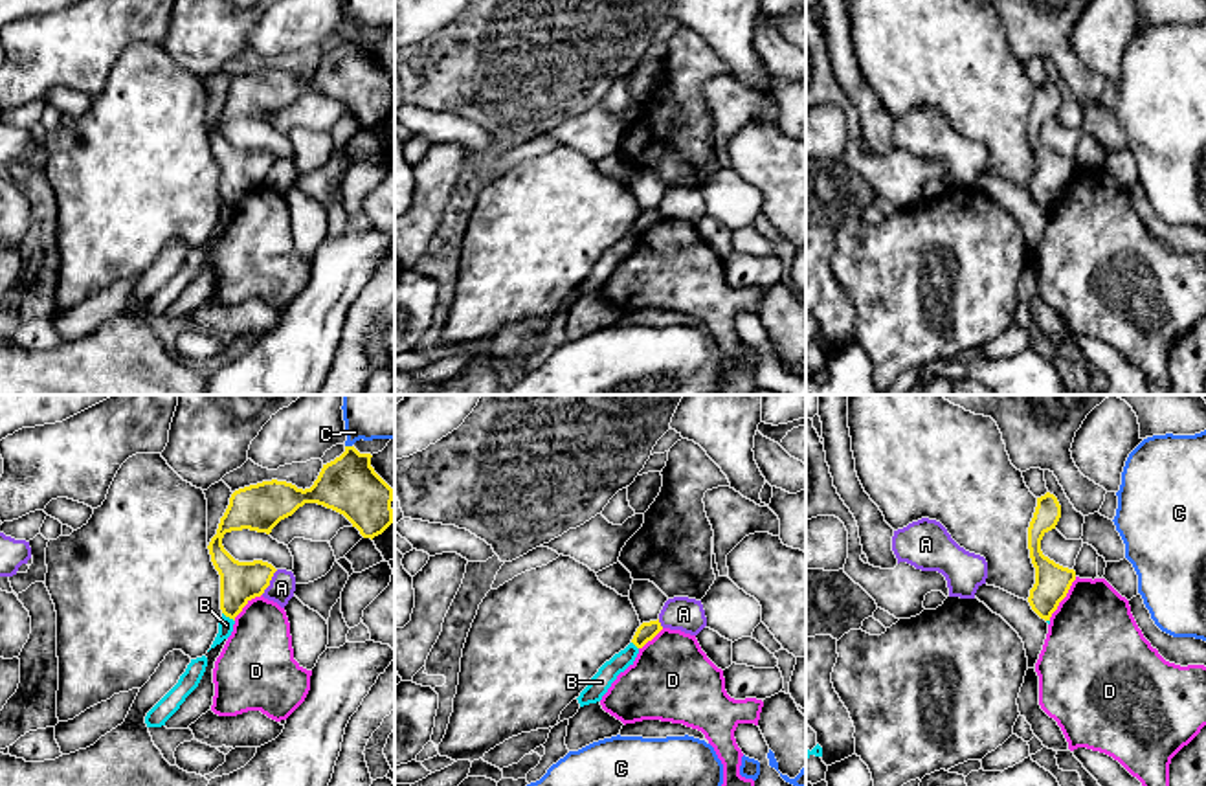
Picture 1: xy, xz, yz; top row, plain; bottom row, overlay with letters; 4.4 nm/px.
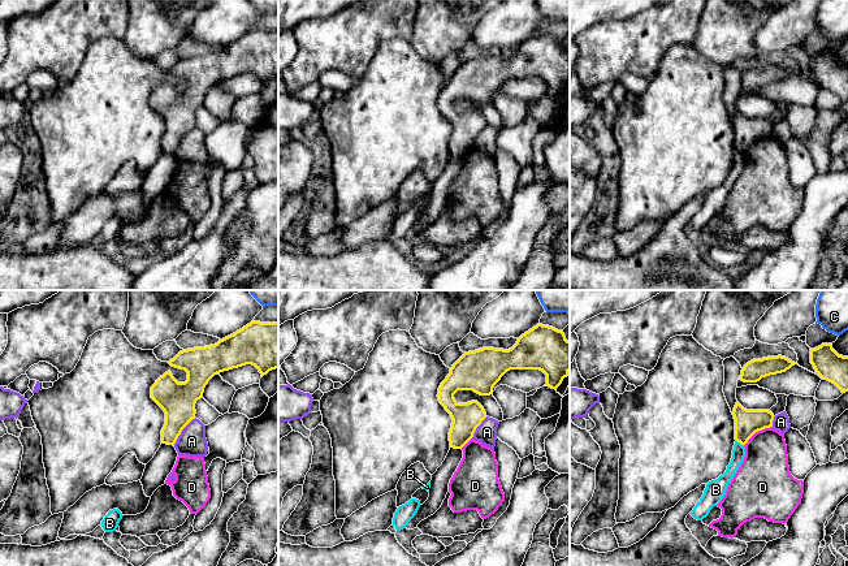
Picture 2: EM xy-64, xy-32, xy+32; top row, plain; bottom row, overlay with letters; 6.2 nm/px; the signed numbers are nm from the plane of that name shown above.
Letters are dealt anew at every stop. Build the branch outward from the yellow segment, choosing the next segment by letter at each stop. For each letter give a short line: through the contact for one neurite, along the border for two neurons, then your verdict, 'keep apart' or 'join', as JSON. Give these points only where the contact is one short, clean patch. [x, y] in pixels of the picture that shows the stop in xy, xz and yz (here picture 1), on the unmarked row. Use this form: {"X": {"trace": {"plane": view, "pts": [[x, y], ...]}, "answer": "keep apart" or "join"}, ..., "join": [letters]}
{"A": {"answer": "keep apart"}, "B": {"trace": {"plane": "xy", "pts": [[223, 201], [234, 210]]}, "answer": "keep apart"}, "C": {"answer": "keep apart"}, "D": {"trace": {"plane": "yz", "pts": [[1076, 166], [1049, 208]]}, "answer": "keep apart"}, "join": []}

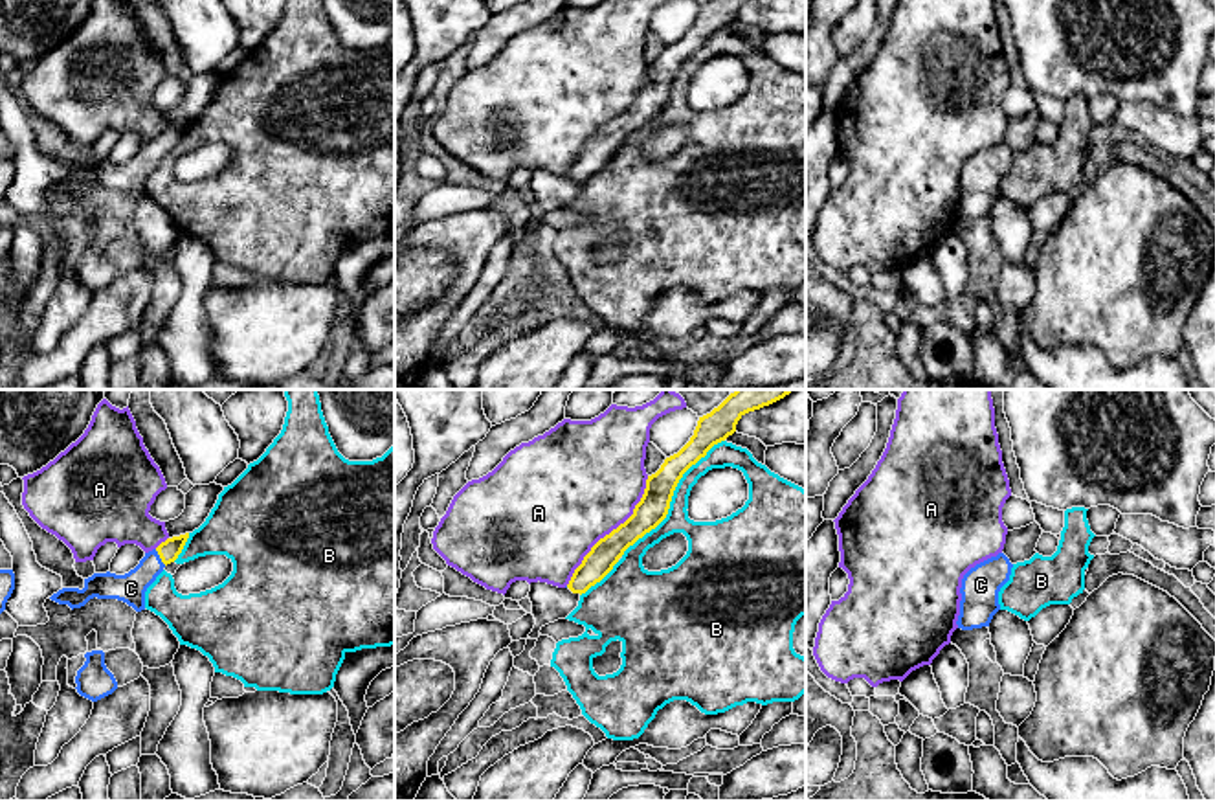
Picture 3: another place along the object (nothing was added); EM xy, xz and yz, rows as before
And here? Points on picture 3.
{"A": {"answer": "keep apart"}, "B": {"answer": "keep apart"}, "C": {"trace": {"plane": "xy", "pts": [[169, 138], [160, 146], [131, 177]]}, "answer": "join"}, "join": ["C"]}

